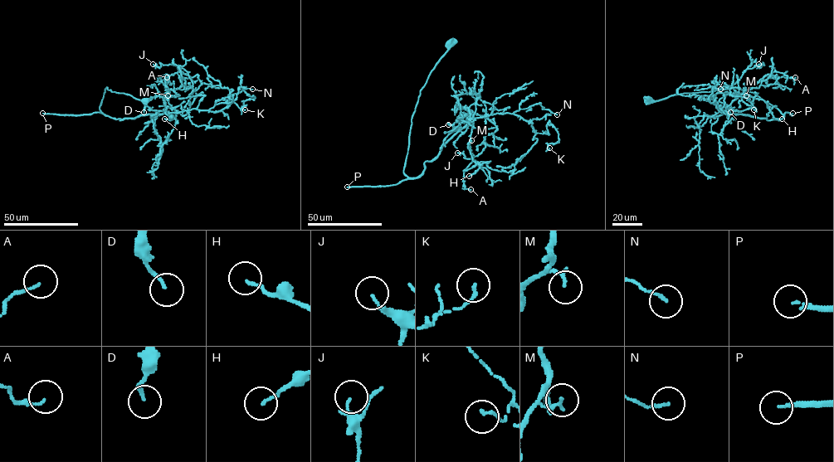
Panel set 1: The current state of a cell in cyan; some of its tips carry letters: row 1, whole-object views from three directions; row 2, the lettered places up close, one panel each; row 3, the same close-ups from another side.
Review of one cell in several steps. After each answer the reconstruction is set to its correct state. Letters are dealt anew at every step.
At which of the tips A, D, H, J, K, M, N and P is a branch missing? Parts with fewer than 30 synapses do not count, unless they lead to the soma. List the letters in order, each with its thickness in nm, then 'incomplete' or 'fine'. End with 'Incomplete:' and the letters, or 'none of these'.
A: 100 nm | fine
D: 150 nm | fine
H: 110 nm | fine
J: 100 nm | fine
K: 130 nm | fine
M: 140 nm | fine
N: 120 nm | fine
P: 160 nm | incomplete
Incomplete: P

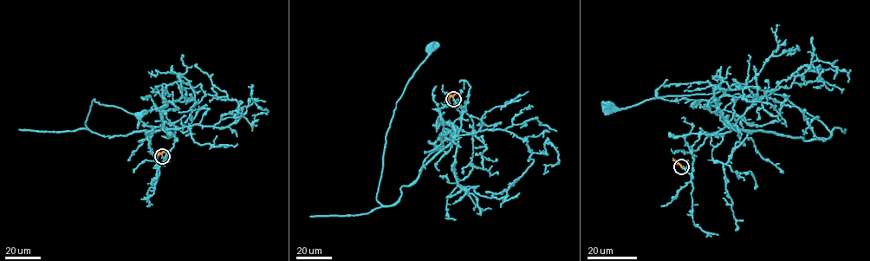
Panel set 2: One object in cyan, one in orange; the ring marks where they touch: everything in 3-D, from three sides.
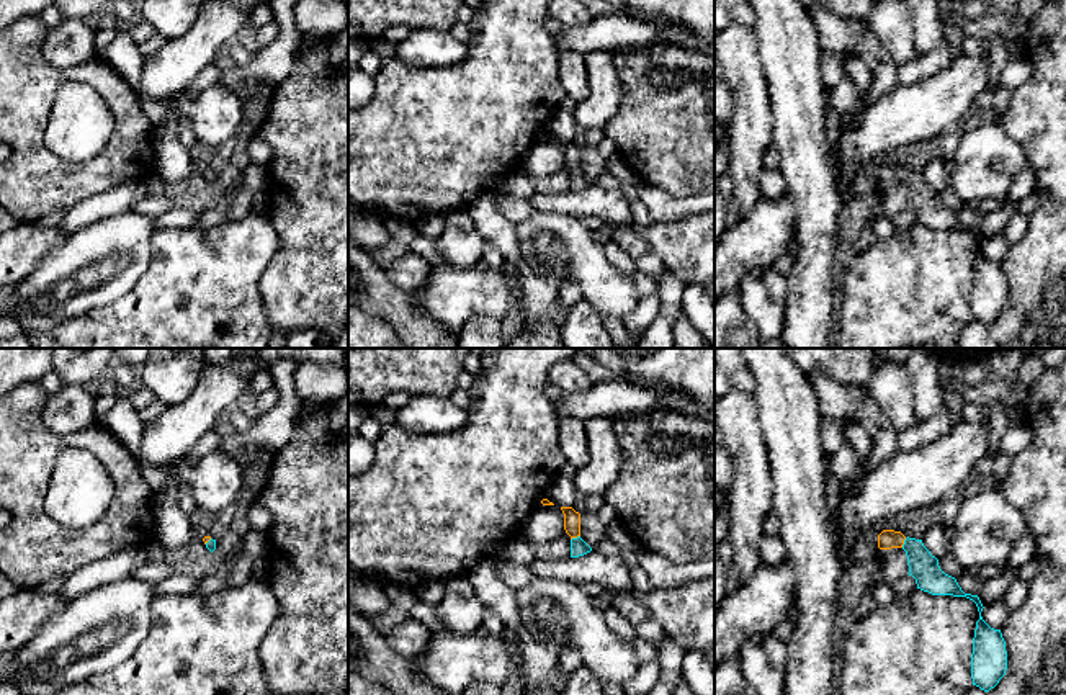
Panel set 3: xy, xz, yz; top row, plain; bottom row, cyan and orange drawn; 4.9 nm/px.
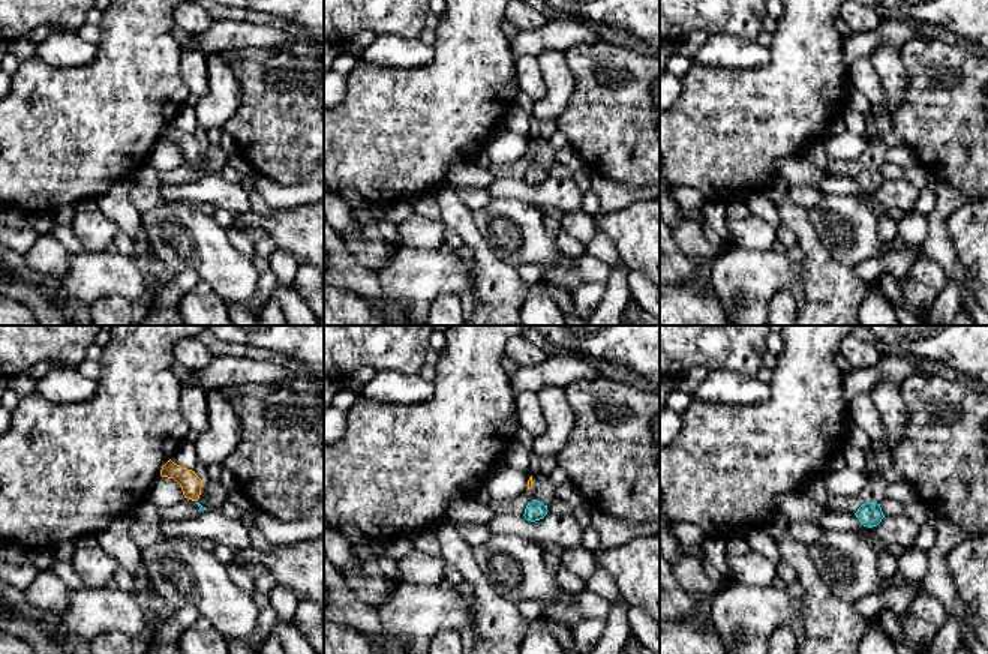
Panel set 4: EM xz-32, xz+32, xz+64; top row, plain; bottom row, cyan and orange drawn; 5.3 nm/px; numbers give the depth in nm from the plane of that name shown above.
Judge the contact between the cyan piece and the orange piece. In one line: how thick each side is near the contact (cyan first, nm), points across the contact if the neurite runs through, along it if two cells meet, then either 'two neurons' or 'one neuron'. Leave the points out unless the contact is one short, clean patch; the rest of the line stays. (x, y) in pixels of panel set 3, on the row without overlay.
calibres 80 and 80 nm; way xz (577, 179), (574, 172), (571, 151); one neuron

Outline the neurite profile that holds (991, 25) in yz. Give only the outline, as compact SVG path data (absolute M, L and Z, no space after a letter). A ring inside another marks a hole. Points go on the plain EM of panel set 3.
M989 10L986 15L976 20L961 16L958 28L961 36L992 39L999 38L1010 25L1010 18L1006 13Z

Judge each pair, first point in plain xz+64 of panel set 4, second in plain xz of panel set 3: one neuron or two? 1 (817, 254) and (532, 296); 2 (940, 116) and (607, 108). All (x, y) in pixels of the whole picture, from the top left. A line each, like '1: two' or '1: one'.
1: one
2: two

